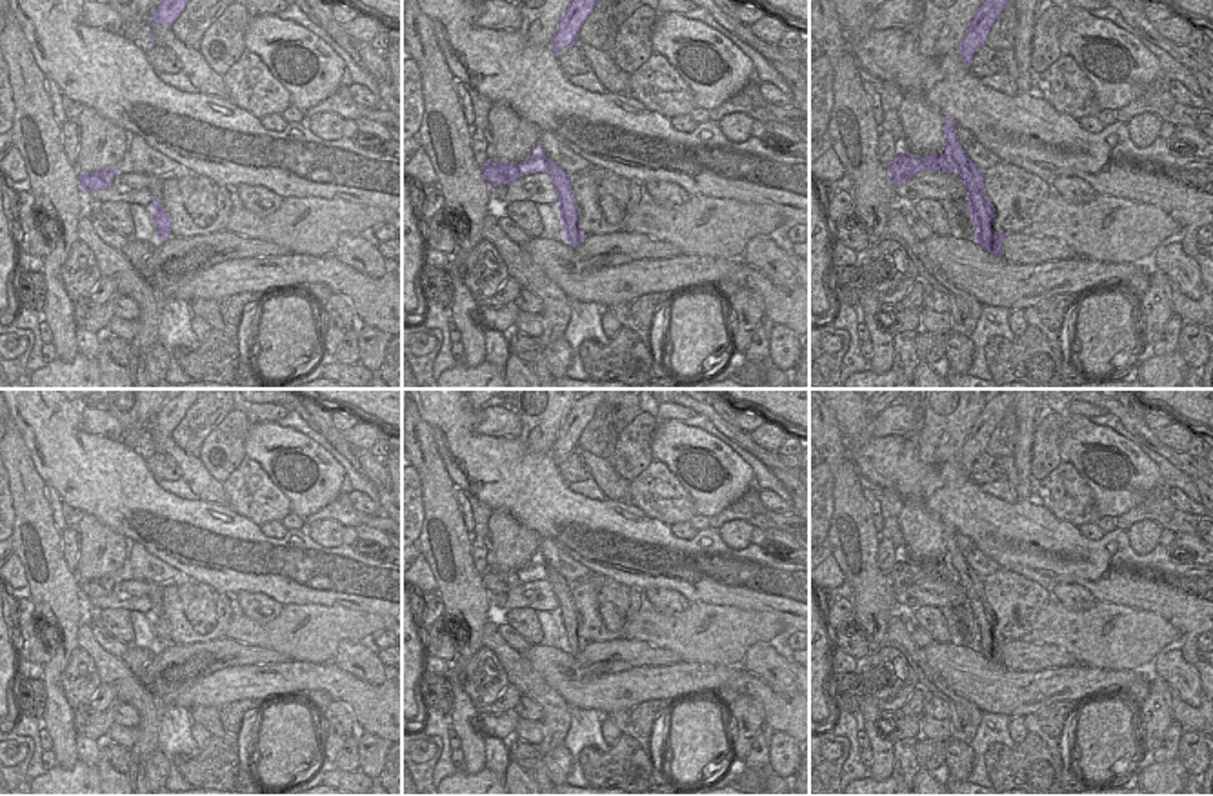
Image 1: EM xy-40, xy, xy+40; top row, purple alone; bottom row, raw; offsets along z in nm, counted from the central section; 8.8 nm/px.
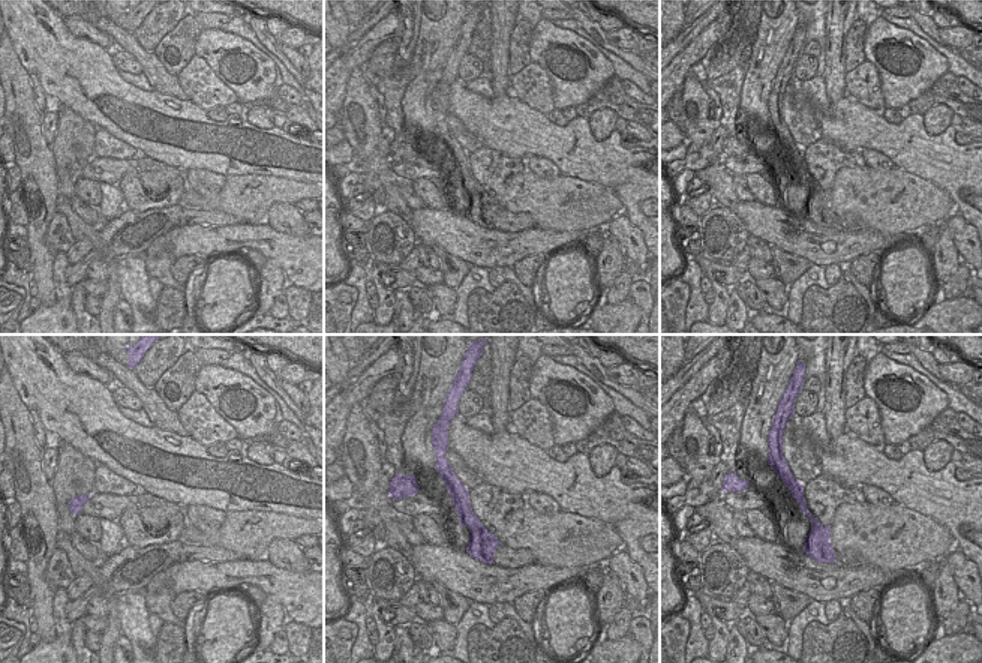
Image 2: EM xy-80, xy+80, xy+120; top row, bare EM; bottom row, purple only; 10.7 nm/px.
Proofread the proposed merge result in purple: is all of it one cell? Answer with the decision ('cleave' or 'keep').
cleave

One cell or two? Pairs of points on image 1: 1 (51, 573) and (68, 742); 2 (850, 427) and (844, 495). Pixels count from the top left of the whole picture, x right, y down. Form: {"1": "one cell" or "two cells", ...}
{"1": "one cell", "2": "two cells"}

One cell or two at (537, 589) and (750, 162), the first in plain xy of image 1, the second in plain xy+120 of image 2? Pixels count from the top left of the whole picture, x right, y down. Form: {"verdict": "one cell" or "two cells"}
{"verdict": "one cell"}

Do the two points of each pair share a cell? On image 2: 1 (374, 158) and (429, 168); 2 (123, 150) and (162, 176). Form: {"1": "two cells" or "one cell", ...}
{"1": "two cells", "2": "two cells"}

